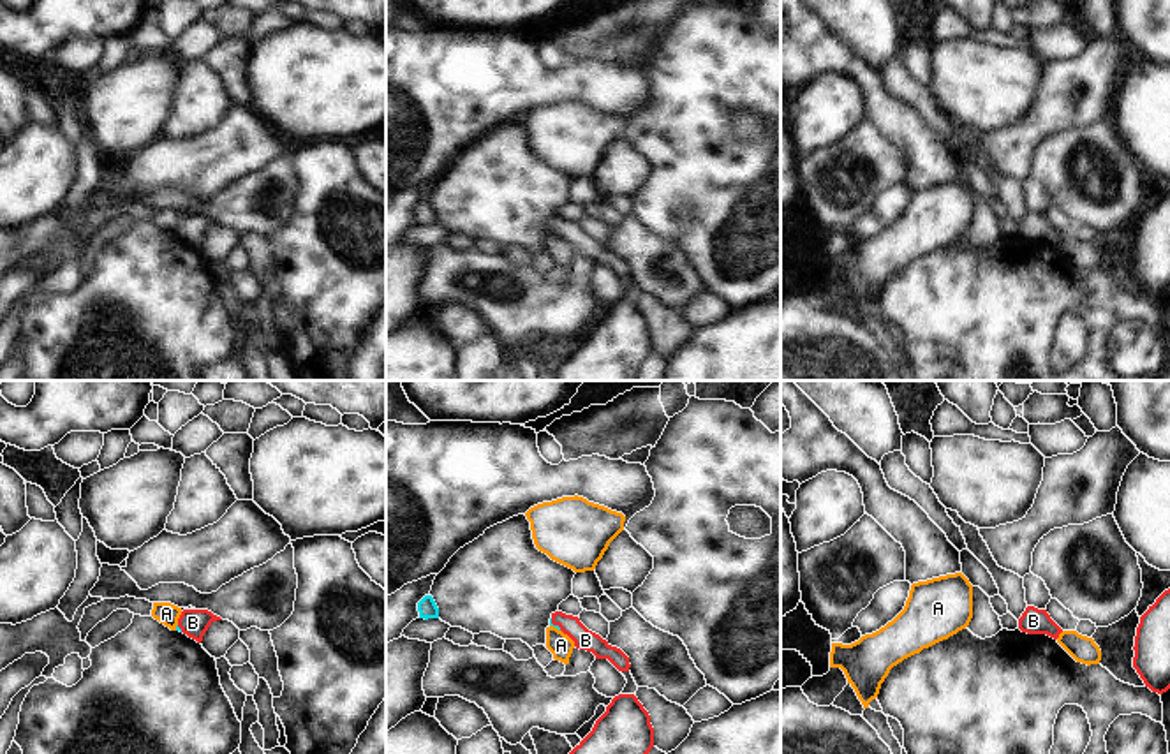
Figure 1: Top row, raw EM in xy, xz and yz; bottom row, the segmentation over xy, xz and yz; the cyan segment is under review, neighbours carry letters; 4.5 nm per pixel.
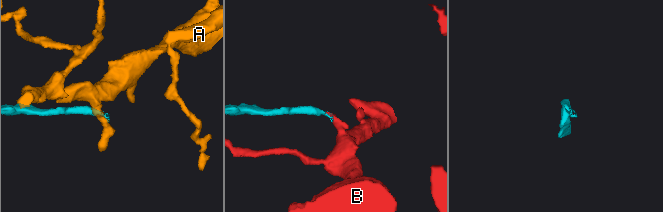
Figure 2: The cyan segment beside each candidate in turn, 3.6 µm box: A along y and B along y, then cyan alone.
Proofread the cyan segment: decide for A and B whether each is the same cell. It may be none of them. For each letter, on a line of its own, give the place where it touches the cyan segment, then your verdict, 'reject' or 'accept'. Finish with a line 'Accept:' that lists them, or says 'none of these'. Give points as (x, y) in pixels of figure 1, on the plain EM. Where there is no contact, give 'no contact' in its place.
A: xz (555, 231) | reject
B: xz (555, 231) | accept
Accept: B

